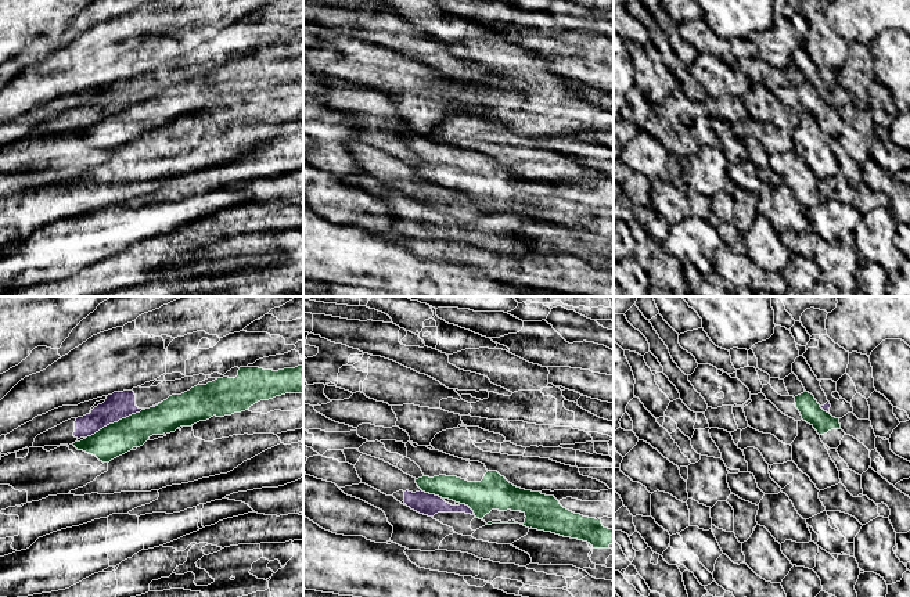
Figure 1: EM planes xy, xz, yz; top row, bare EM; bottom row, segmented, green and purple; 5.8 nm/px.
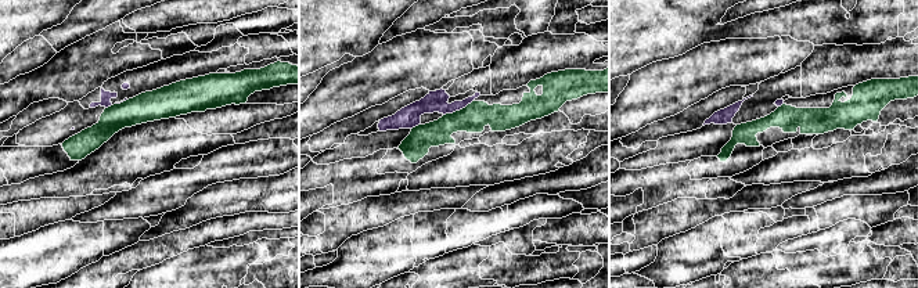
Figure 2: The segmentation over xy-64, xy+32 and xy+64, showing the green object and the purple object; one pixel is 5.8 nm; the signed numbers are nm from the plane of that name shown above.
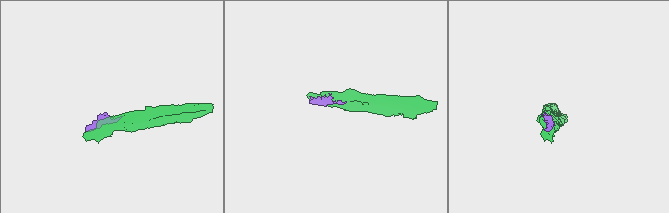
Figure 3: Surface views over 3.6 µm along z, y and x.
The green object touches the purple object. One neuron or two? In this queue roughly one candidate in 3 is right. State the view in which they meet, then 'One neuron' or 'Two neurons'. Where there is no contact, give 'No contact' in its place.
Touches green in xy. Two neurons

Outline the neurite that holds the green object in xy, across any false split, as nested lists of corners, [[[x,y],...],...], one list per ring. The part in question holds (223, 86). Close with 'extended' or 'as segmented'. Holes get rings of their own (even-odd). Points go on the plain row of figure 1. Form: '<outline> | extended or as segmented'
[[[303,55],[278,61],[240,57],[235,68],[217,68],[172,84],[158,96],[109,114],[73,136],[109,152],[143,136],[152,125],[166,125],[213,105],[241,103],[260,90],[285,83],[303,83]]] | as segmented

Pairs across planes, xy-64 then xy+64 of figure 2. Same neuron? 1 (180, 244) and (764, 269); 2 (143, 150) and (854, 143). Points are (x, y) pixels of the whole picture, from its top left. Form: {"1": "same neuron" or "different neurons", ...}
{"1": "same neuron", "2": "same neuron"}

